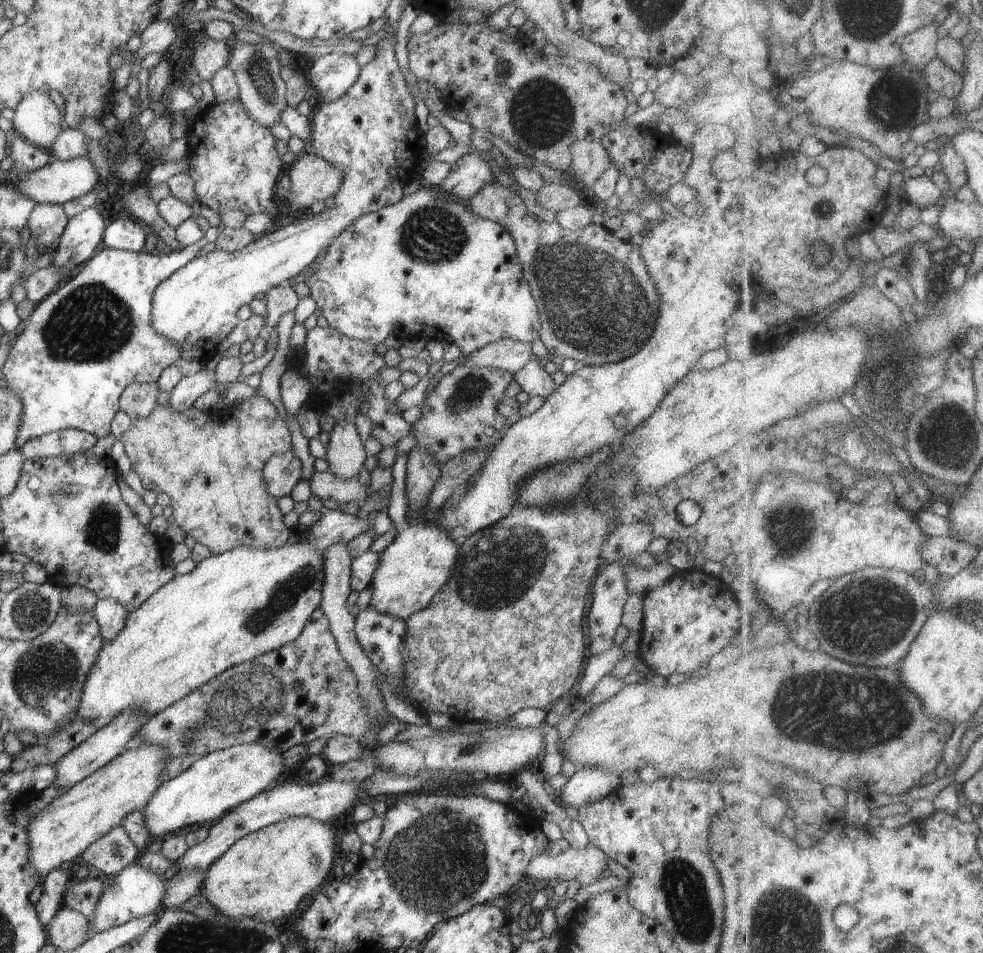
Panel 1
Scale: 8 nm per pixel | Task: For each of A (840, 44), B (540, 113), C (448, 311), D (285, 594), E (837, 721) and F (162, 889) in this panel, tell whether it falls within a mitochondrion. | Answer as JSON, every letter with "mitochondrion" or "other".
{"A":"other","B":"mitochondrion","C":"other","D":"mitochondrion","E":"mitochondrion","F":"other"}

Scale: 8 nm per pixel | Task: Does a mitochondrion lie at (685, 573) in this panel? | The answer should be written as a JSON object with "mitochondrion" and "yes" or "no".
{"mitochondrion":"no"}

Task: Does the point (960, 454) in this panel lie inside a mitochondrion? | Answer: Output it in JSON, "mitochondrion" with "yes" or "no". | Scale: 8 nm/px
{"mitochondrion":"yes"}

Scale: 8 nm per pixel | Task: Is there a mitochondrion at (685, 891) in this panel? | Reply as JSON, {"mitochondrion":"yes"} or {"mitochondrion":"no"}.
{"mitochondrion":"yes"}

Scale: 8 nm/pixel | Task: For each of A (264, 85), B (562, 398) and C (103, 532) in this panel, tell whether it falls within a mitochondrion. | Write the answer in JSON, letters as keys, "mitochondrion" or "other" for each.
{"A":"mitochondrion","B":"other","C":"mitochondrion"}

